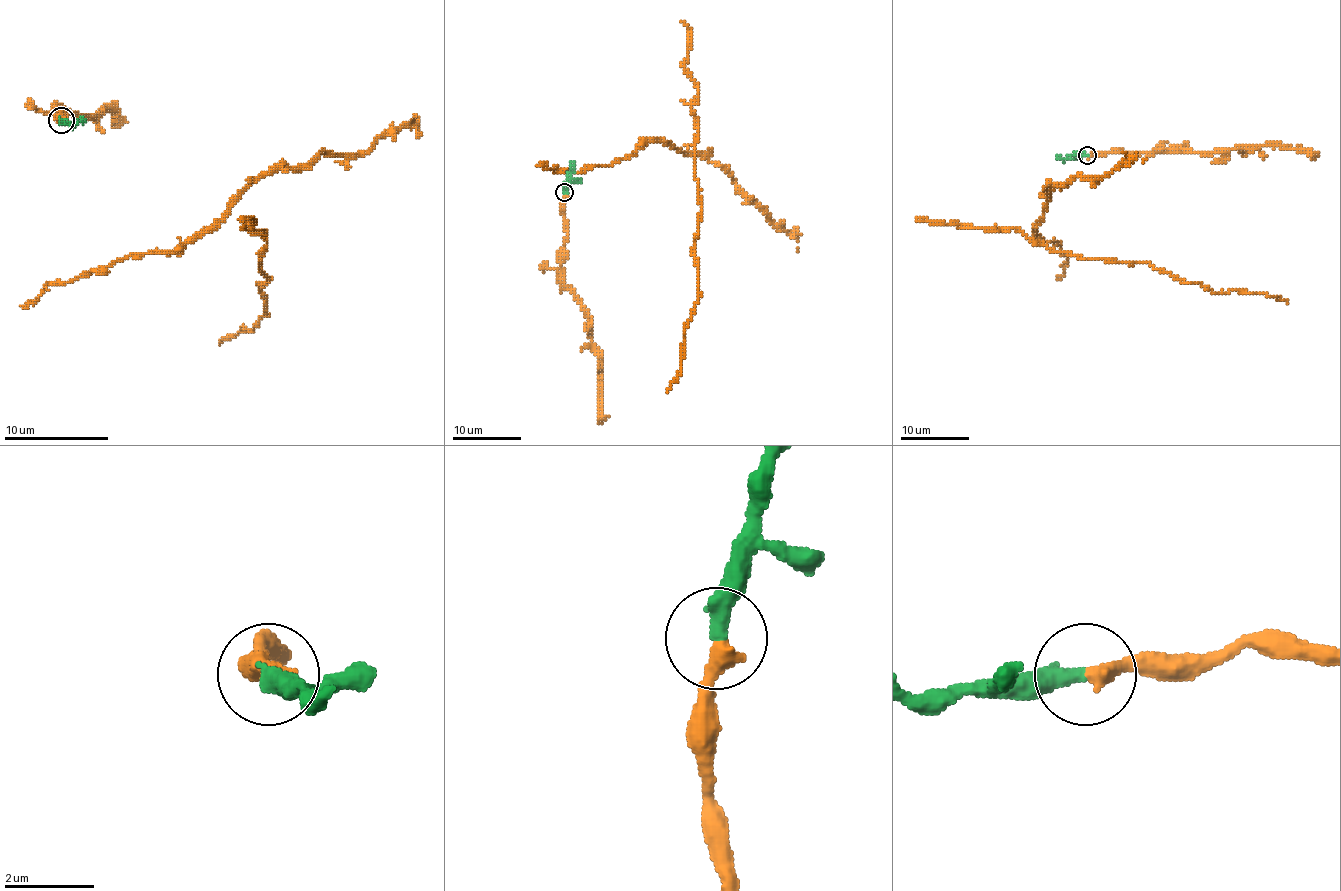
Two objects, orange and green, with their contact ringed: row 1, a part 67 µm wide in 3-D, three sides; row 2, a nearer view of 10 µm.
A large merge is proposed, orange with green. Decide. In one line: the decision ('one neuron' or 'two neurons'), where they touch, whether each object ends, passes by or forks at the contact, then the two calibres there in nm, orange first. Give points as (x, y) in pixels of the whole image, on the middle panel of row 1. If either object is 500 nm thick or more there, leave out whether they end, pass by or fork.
one neuron; place (564, 192); orange ends; green ends; calibres 400 and 400 nm

